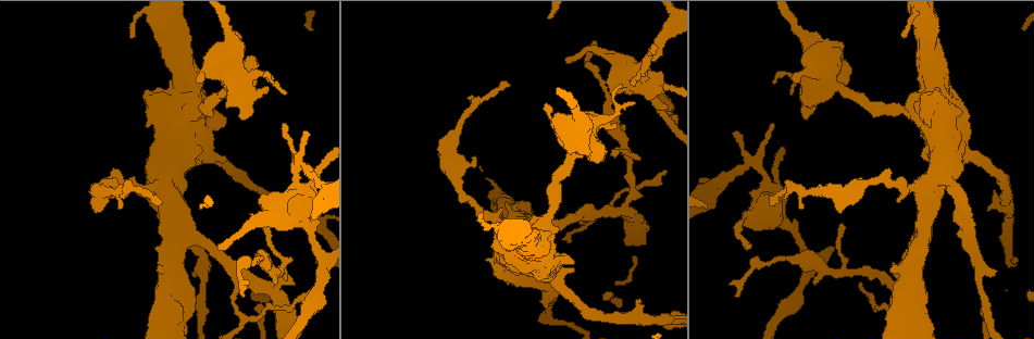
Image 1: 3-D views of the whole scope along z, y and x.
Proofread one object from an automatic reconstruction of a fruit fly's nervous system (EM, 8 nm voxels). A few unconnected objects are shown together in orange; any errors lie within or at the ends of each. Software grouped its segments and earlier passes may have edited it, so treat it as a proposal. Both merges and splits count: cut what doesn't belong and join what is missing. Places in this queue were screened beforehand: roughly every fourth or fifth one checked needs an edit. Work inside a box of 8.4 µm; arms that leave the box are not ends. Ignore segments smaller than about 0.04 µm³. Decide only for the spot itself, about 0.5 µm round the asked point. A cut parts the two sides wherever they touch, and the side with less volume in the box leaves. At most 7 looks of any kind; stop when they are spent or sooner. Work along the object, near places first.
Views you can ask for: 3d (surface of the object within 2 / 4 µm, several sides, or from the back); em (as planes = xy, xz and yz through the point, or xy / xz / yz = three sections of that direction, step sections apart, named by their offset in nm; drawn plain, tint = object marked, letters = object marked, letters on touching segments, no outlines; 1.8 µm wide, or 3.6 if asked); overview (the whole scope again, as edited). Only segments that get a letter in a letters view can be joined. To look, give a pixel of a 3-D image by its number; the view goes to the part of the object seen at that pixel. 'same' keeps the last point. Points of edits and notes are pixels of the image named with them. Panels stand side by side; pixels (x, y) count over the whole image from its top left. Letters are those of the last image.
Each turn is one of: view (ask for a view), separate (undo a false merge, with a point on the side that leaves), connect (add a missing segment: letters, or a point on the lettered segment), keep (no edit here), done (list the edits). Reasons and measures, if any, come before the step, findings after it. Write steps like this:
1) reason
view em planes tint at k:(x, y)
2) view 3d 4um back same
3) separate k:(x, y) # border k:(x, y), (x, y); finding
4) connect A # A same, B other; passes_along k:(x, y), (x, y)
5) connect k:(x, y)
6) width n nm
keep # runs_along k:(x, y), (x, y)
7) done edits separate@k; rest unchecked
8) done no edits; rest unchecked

view 3d 4um at 1:(620, 209)

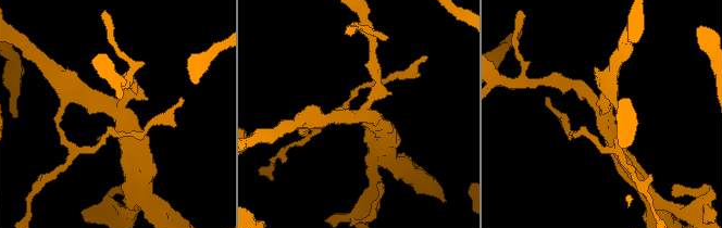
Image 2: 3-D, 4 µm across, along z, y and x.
arms 3; arm_widths 190, 300, 300 nm; need the tissue
view em planes tint at 2:(118, 108)

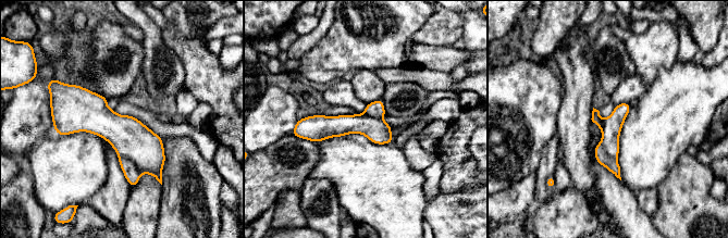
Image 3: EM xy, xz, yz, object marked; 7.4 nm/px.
view em planes letters same

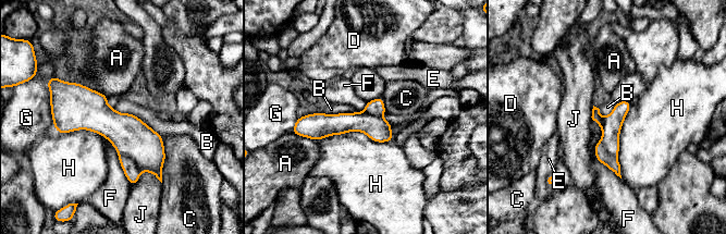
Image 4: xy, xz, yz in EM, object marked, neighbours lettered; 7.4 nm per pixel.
separate 4:(128, 167) # A other, B other, C other, D other, E other, F other, G other, H other, J other; border 4:(119, 155), (128, 157), (139, 172); two cells meet here

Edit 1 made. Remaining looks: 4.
view overview

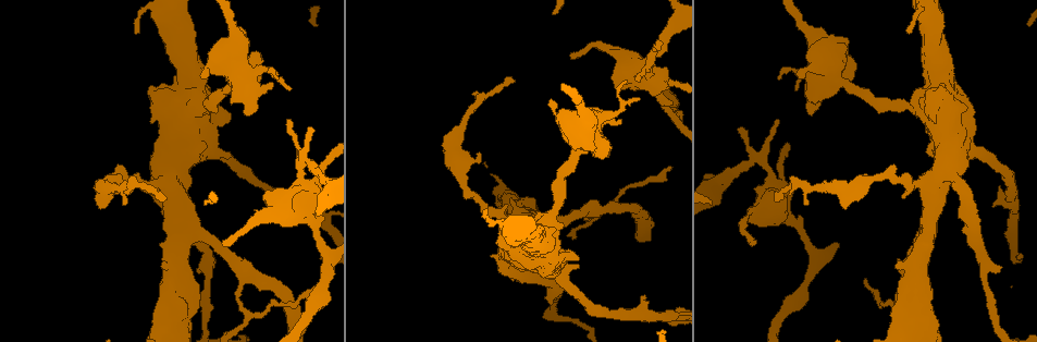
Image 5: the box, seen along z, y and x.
sudden change in width
view em 3.6um planes letters at 5:(920, 102)

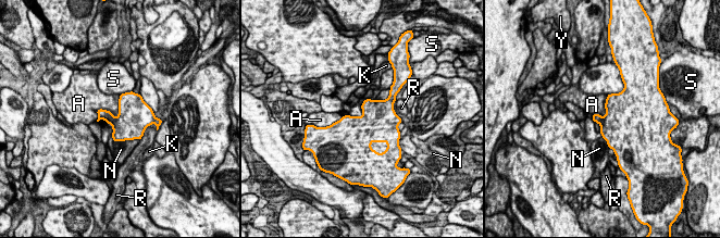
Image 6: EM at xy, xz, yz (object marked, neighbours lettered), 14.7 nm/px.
longest_contact A 550 nm
keep # A other, K other, N other, R other, S other, Y other; continuous, no second cell

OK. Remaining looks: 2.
done edits separate@4; rest unchecked

